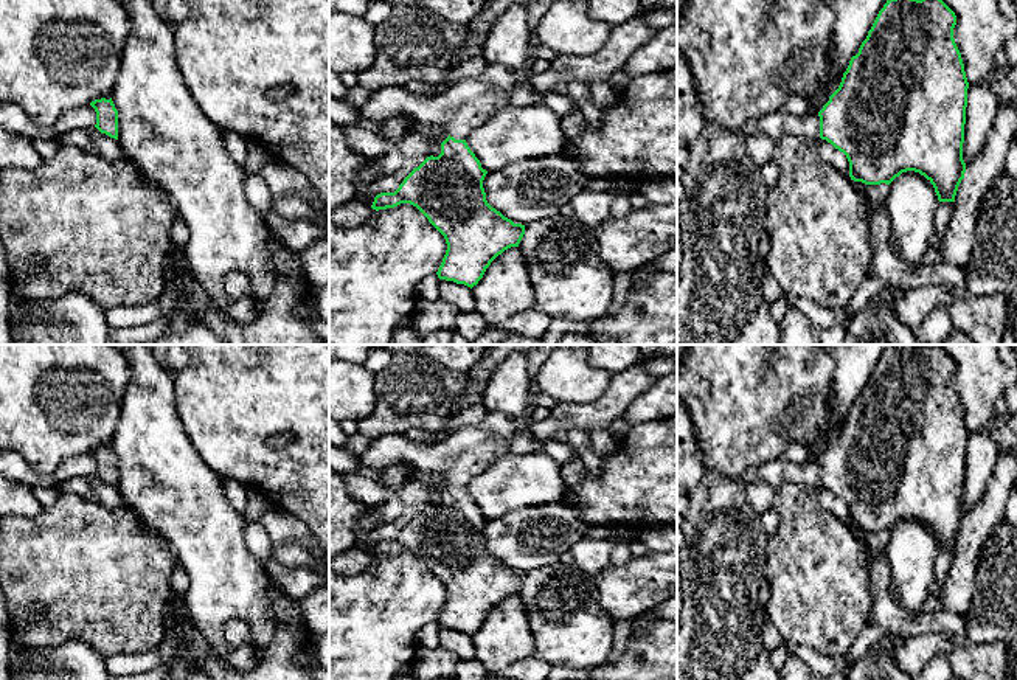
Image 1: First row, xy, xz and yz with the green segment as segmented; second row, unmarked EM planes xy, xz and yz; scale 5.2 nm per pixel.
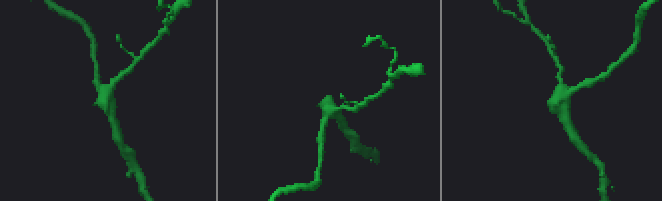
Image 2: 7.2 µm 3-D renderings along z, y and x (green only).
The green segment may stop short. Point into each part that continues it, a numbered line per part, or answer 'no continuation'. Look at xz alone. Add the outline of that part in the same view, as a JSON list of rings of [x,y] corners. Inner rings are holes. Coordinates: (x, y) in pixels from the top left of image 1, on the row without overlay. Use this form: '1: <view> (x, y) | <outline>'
1: xz (468, 451) | [[[542,345],[528,354],[531,394],[526,410],[519,418],[488,413],[481,425],[460,427],[438,444],[410,441],[402,433],[385,435],[374,439],[360,455],[363,464],[384,470],[397,463],[410,463],[422,470],[441,472],[455,487],[466,487],[494,460],[508,453],[508,441],[531,422],[540,393],[534,377],[550,352],[561,346],[564,345]]]

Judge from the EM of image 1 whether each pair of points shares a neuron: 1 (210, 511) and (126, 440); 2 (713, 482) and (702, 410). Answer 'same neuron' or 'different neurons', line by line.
1: same neuron
2: different neurons

